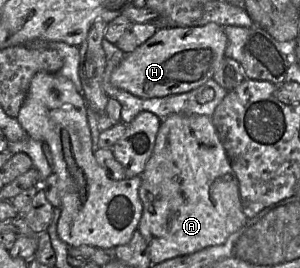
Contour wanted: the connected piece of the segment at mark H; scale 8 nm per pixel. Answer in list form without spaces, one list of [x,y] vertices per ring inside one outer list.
[[[215,23],[194,27],[160,27],[155,34],[139,45],[112,71],[111,84],[142,99],[161,98],[189,92],[203,85],[223,58],[227,36]]]

